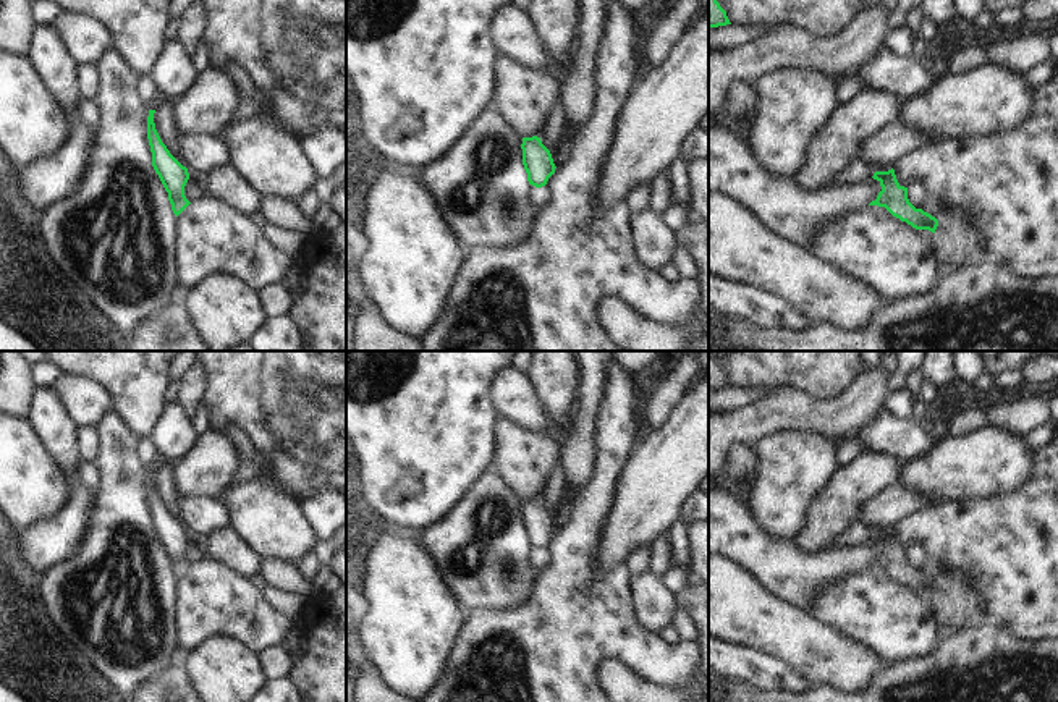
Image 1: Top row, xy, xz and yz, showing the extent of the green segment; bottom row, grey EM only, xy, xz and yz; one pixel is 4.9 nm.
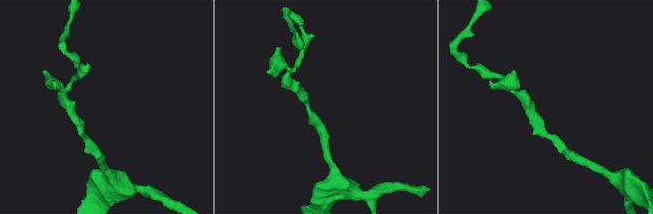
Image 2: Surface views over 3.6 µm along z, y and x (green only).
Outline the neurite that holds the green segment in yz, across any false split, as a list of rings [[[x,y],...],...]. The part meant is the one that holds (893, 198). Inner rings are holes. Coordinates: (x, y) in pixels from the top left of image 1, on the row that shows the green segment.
[[[893,168],[888,171],[875,171],[872,178],[880,183],[882,191],[869,205],[885,207],[893,217],[906,222],[912,228],[935,233],[938,220],[909,202],[908,188],[898,183]]]

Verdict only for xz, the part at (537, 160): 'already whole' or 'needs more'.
already whole

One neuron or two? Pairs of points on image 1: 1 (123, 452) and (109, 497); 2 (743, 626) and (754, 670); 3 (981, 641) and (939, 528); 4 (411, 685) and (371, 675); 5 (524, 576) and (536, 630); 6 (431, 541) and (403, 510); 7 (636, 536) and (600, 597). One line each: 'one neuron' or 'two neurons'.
1: one neuron
2: two neurons
3: two neurons
4: two neurons
5: two neurons
6: two neurons
7: two neurons

